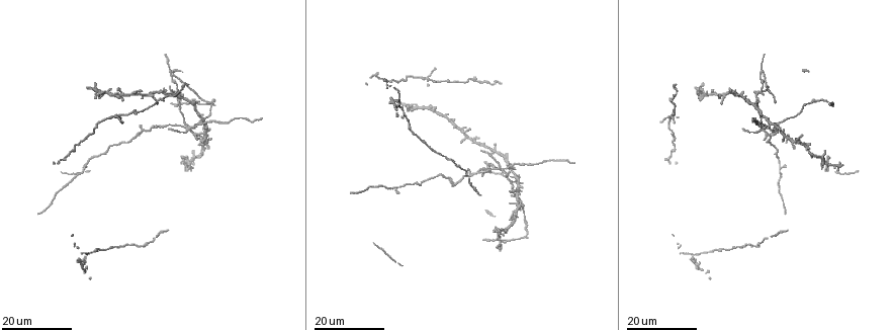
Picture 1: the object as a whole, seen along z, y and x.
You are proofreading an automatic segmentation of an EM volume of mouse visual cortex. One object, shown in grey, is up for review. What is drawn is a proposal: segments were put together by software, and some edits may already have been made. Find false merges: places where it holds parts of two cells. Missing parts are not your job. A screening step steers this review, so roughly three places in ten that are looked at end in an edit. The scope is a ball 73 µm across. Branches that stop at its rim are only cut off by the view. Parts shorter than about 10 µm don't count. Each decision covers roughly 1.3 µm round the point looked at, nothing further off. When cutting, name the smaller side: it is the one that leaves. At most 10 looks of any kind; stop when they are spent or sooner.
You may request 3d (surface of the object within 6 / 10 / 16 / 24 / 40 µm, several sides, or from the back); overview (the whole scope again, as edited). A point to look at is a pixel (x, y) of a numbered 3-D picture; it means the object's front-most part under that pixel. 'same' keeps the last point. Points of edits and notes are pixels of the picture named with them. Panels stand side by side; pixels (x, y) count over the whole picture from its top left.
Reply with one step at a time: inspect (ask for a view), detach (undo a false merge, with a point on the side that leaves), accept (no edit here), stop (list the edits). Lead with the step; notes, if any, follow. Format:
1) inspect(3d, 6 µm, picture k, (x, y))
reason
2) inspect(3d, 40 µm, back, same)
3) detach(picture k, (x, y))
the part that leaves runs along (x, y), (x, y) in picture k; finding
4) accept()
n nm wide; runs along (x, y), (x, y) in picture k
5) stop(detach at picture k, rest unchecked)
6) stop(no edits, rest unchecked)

inspect(3d, 24 µm, picture 1, (186, 124))
branch point

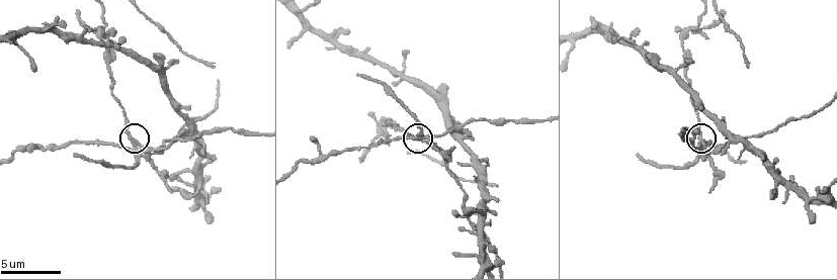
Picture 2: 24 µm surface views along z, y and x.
inspect(3d, 10 µm, picture 2, (700, 147))

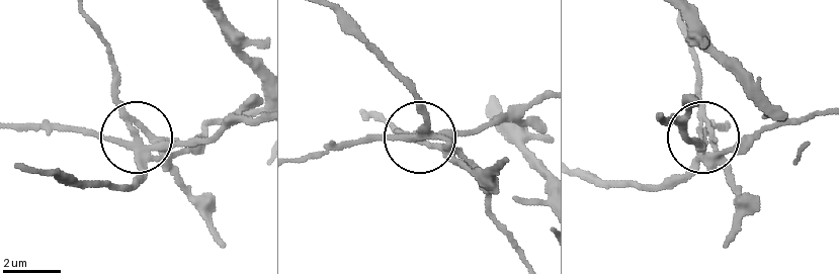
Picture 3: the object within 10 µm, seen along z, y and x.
detach(picture 3, (174, 167))
a second cell is stuck on

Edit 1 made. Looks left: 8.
inspect(overview)

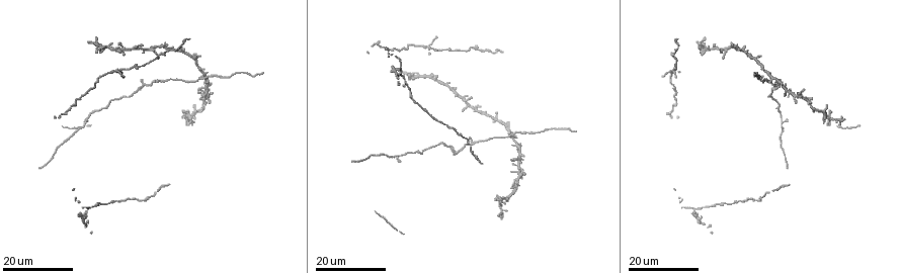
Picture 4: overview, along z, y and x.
inspect(3d, 16 µm, picture 4, (115, 69))
looks like a crossing

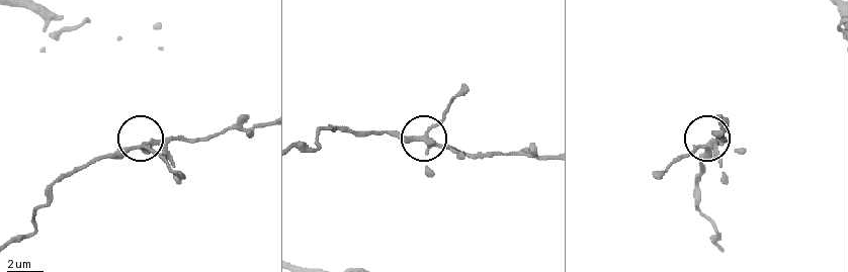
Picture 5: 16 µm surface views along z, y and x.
inspect(3d, 10 µm, picture 5, (152, 141))
zoom in

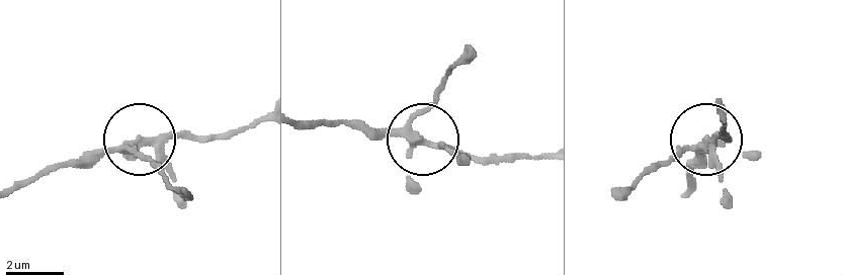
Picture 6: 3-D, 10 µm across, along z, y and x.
accept()
side arm 26 µm; 4 arms; one cell here

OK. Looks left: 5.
inspect(3d, 16 µm, picture 4, (830, 118))
thick turns thin

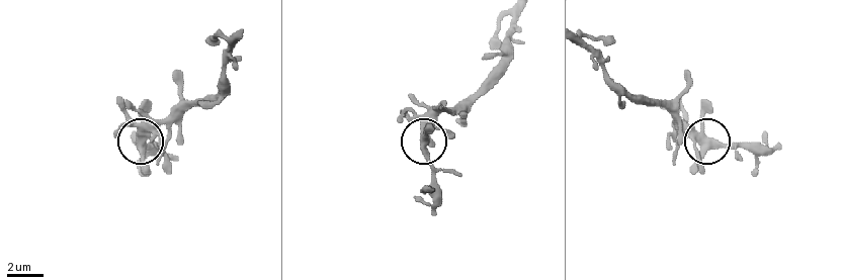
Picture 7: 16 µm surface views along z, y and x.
inspect(3d, 10 µm, picture 7, (698, 139))
closer look

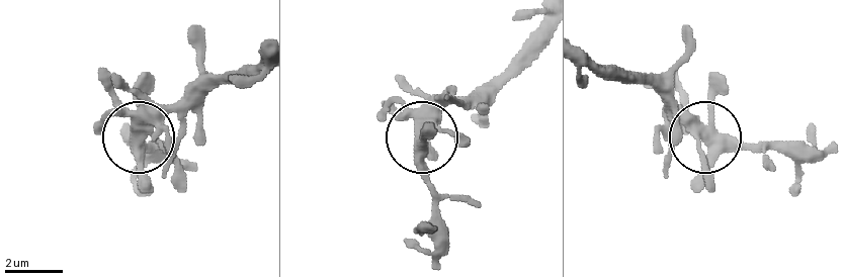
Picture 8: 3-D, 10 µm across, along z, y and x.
accept()
390 nm wide; one cell here

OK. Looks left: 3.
inspect(3d, 16 µm, picture 4, (141, 84))
calibre changes

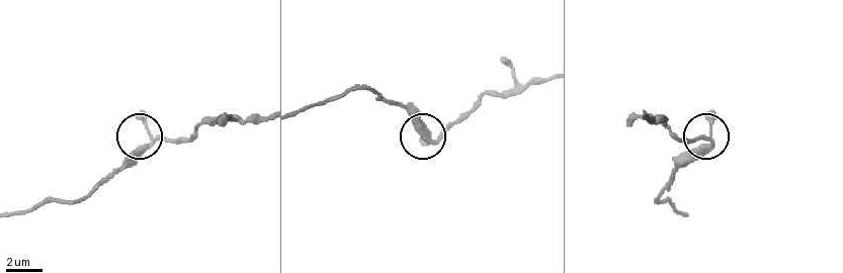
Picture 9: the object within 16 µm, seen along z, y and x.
inspect(3d, 10 µm, picture 9, (431, 138))
zoom in

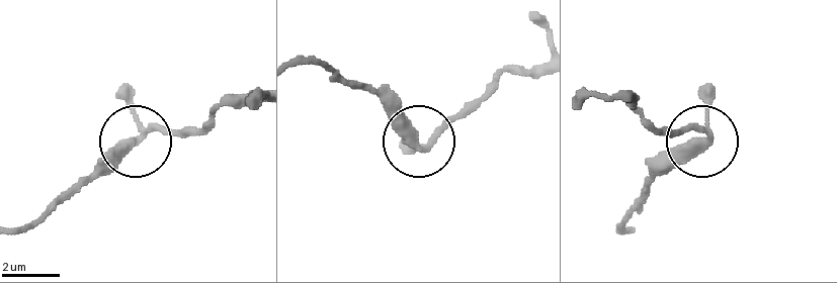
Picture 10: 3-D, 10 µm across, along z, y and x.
accept()
runs along (623, 95), (655, 126), (703, 135), (653, 177) in picture 10; all the same cell

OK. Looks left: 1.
stop(detach at picture 3, rest unchecked)

